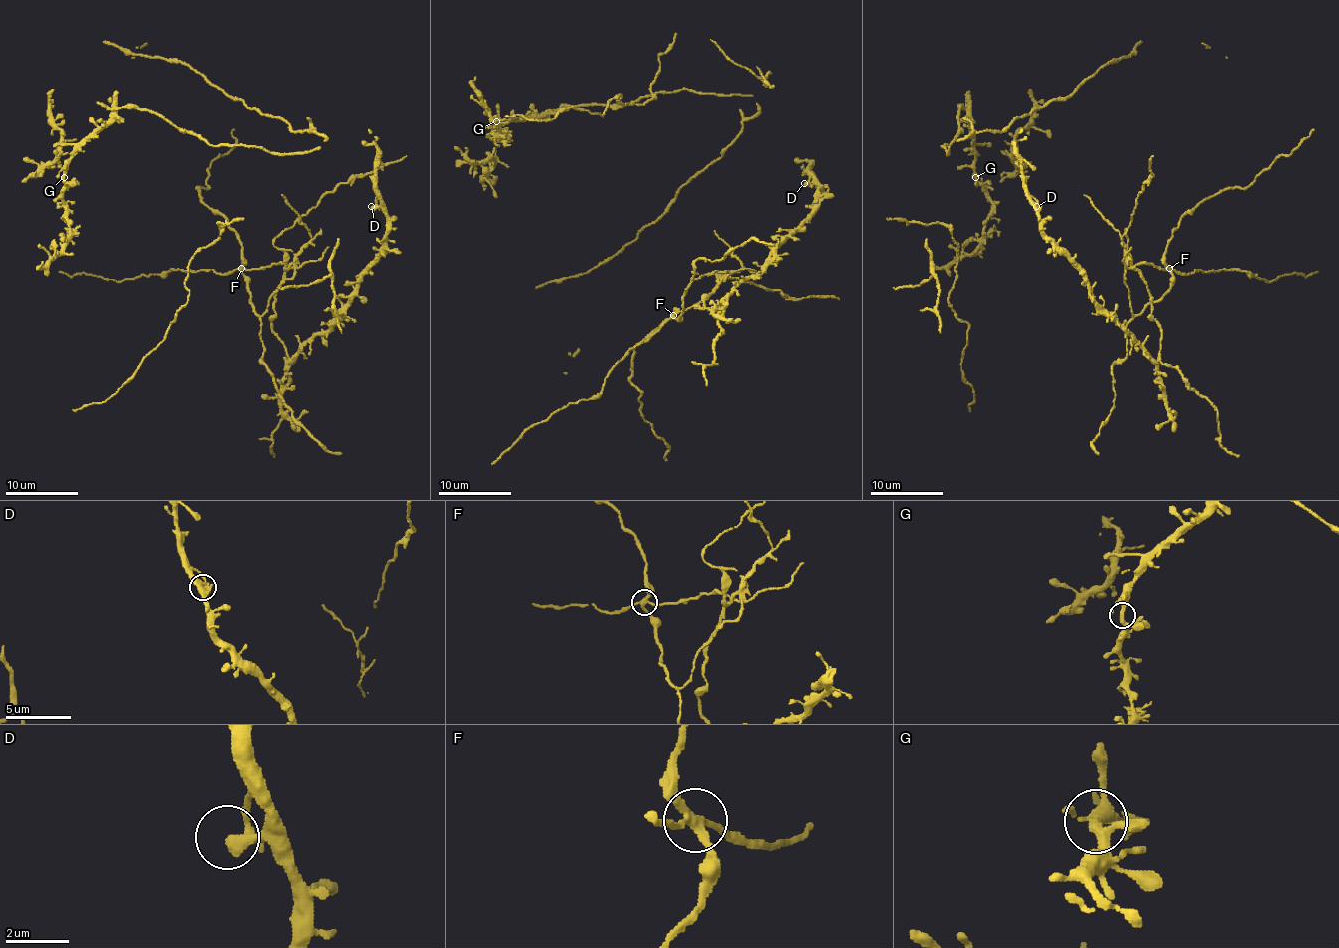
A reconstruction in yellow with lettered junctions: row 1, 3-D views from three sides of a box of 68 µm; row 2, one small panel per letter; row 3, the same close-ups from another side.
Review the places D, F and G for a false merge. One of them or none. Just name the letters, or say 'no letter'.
F

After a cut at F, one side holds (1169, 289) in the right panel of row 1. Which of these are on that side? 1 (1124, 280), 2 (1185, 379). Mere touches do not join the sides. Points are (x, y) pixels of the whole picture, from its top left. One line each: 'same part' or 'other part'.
1: other part
2: other part

